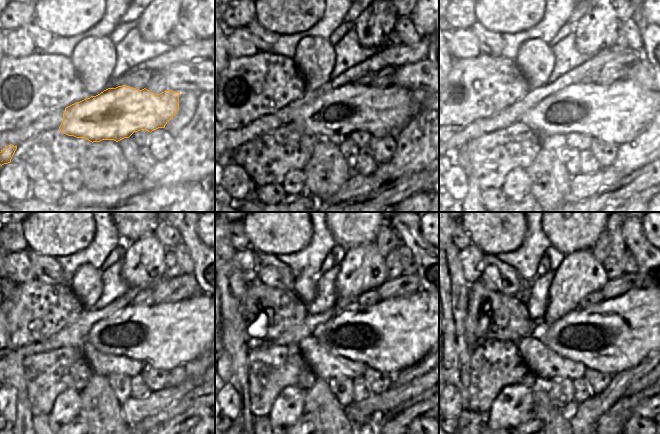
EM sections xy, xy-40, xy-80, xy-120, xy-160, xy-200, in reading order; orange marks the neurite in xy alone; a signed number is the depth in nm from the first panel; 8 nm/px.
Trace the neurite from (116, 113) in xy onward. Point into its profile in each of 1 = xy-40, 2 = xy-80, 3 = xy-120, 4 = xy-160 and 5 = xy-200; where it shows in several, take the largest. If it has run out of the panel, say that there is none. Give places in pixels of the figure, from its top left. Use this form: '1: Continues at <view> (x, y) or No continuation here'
1: Continues at xy-40 (381, 112)
2: Continues at xy-80 (615, 114)
3: Continues at xy-120 (164, 336)
4: Continues at xy-160 (391, 335)
5: Continues at xy-200 (615, 335).

